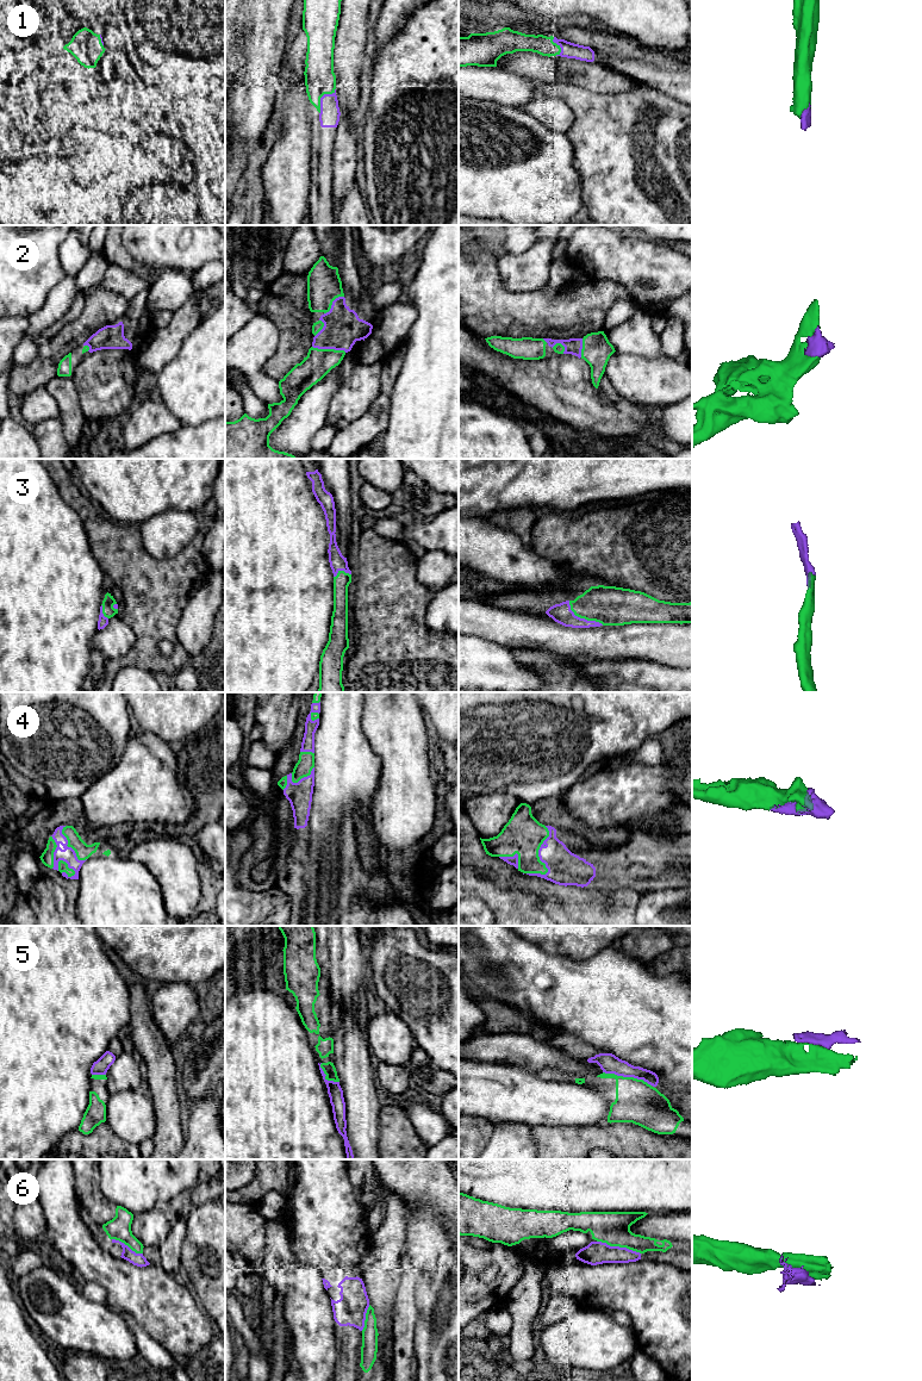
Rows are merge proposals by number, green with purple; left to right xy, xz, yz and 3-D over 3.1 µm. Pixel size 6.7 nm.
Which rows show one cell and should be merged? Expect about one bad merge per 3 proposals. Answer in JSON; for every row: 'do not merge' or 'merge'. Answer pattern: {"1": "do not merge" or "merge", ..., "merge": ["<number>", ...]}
{"1": "merge", "2": "merge", "3": "merge", "4": "merge", "5": "do not merge", "6": "do not merge", "merge": ["1", "2", "3", "4"]}

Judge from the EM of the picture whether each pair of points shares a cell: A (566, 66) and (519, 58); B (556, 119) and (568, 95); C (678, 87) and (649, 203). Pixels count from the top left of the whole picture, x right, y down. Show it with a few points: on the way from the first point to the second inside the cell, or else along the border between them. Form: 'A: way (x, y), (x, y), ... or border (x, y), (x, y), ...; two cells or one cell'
A: way (554, 64), (531, 64); one cell
B: border (548, 93), (571, 109), (569, 129); two cells
C: border (667, 93), (679, 100); two cells

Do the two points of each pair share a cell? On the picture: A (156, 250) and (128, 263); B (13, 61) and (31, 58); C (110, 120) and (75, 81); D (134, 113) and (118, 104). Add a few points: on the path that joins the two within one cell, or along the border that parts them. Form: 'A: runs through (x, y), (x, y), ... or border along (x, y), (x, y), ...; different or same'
A: border along (120, 237), (124, 248), (136, 261); different
B: runs through (18, 60), (26, 58); same
C: border along (104, 95), (81, 103), (70, 118); different
D: runs through (130, 110), (122, 104); same

